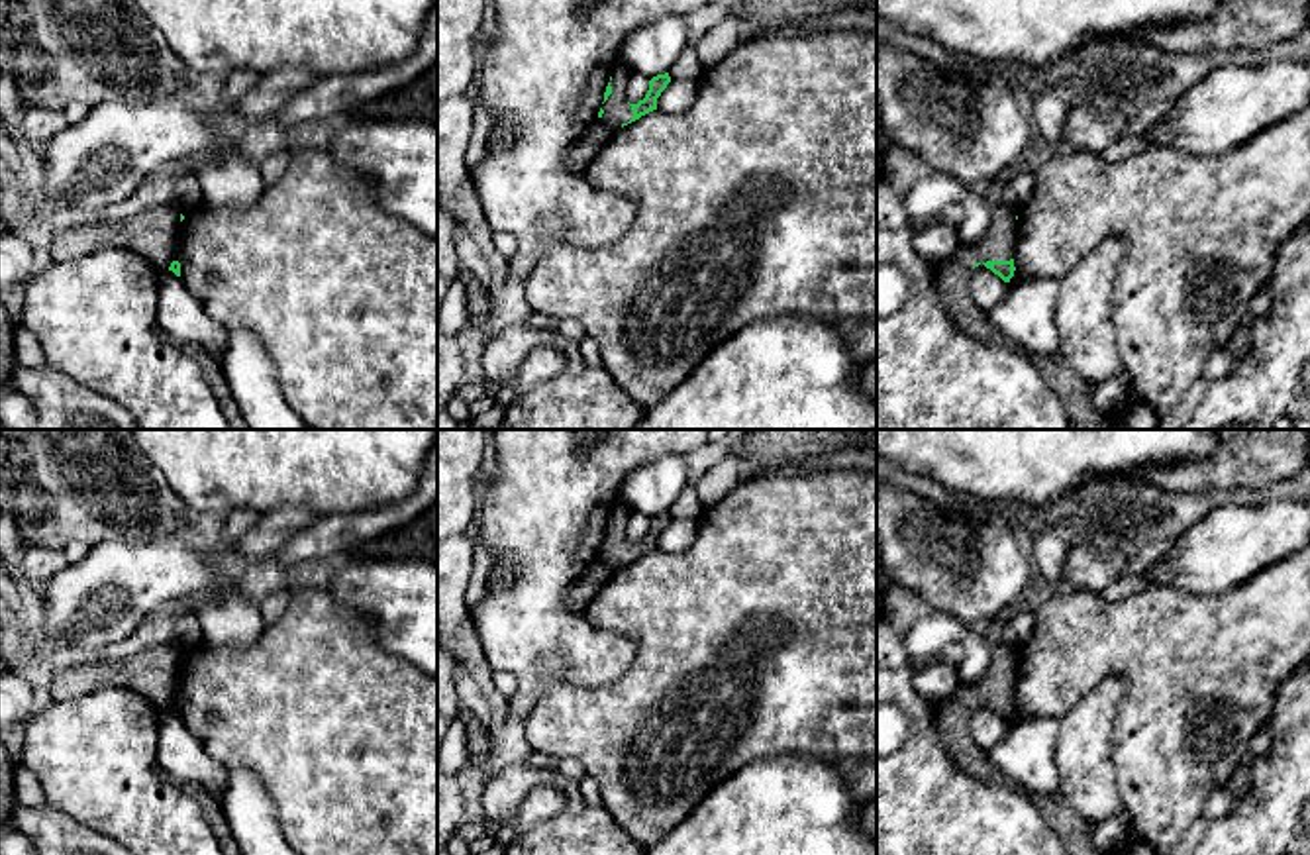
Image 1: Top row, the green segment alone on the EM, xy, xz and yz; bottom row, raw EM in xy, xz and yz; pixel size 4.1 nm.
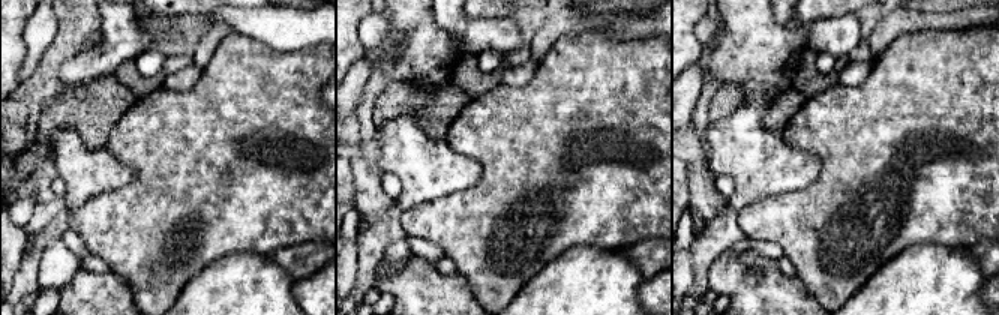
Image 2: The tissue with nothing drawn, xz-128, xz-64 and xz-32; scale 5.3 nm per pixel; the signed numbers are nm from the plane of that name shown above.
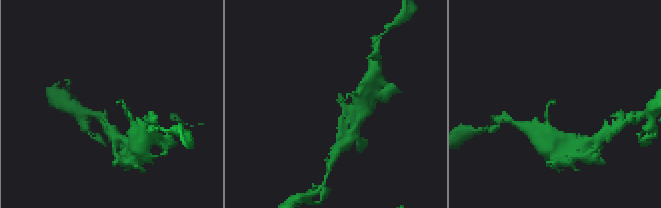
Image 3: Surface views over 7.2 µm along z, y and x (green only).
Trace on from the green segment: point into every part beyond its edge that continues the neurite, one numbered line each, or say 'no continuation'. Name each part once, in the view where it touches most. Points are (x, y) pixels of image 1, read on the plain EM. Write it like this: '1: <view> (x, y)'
no continuation

